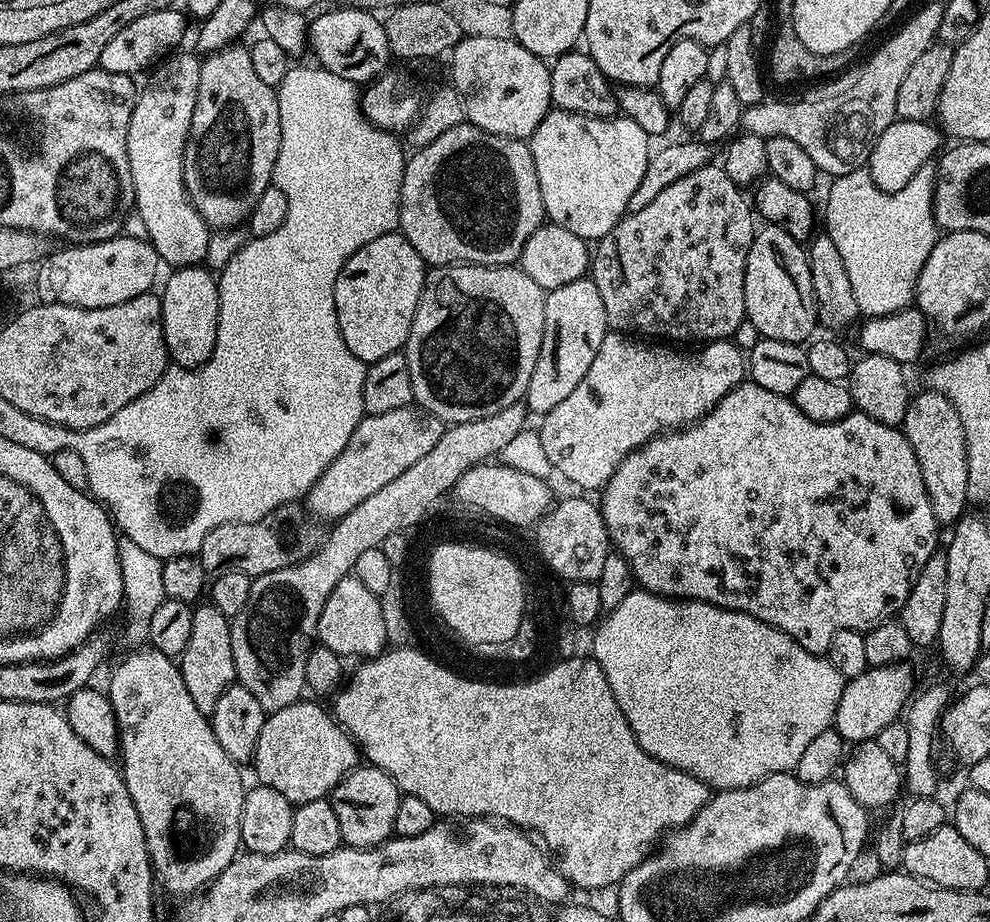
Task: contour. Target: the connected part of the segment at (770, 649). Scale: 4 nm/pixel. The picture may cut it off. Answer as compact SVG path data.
M633 590L630 594L626 594L626 598L622 598L622 602L618 602L618 606L610 609L607 615L595 625L594 631L596 633L592 636L591 659L595 660L598 667L602 670L602 674L606 674L606 682L610 682L610 690L614 694L614 702L618 702L618 710L622 710L626 722L630 726L630 730L634 730L634 738L638 738L638 746L642 746L642 750L646 750L646 754L650 754L658 762L662 762L671 768L682 770L694 778L698 778L703 784L707 784L709 789L727 790L729 788L748 788L752 784L757 784L759 780L765 780L767 776L773 776L776 772L792 772L798 766L798 762L802 762L802 754L806 750L806 746L810 746L810 742L814 742L814 738L818 738L818 734L822 734L822 730L833 727L836 711L838 710L838 702L842 698L842 690L846 683L844 676L838 674L838 670L834 670L834 666L824 656L810 654L802 646L798 646L798 642L794 638L790 638L782 630L778 630L774 626L770 626L750 614L735 612L729 608L719 608L718 606L707 604L701 600L674 600L667 596L656 596L653 592Z

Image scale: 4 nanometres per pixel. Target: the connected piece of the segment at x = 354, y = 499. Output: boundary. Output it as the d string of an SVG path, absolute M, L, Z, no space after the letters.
M419 406L390 410L390 414L365 415L354 434L350 434L350 442L346 442L342 454L326 466L318 482L308 491L306 507L309 513L321 522L335 522L350 514L354 506L382 490L382 486L394 482L394 478L414 466L418 458L426 458L426 454L434 450L438 438L442 438L445 427L443 420Z

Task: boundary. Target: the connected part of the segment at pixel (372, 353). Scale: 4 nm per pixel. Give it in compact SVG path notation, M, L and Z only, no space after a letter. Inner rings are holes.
M399 230L366 242L362 250L349 258L346 266L342 266L342 274L338 274L338 282L334 282L334 302L338 330L350 354L370 365L407 345L425 275L424 259Z

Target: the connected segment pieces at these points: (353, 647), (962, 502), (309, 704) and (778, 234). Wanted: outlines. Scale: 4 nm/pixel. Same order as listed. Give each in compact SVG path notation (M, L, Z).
M349 574L330 590L330 598L326 598L326 606L322 606L322 614L316 623L316 636L319 643L337 653L341 658L371 658L379 656L388 644L386 625L382 620L380 598L374 595L358 578Z
M923 391L909 399L902 431L914 450L914 458L918 458L918 470L922 470L922 482L926 482L926 494L930 498L937 525L952 526L965 515L967 508L964 507L970 504L964 427L950 398L941 392Z
M298 699L290 706L282 706L282 710L265 715L262 734L258 734L256 753L251 759L251 763L256 764L255 779L270 786L270 790L278 790L278 794L282 794L282 798L289 800L293 806L331 797L338 782L342 782L342 778L358 764L358 749L347 730L325 705L323 708L308 699Z
M764 226L761 232L759 229L752 237L744 275L744 315L747 320L754 322L761 337L766 340L803 345L813 335L811 332L818 328L816 299L814 298L814 286L810 282L808 254L805 245L801 241L790 238L786 230L775 226Z

